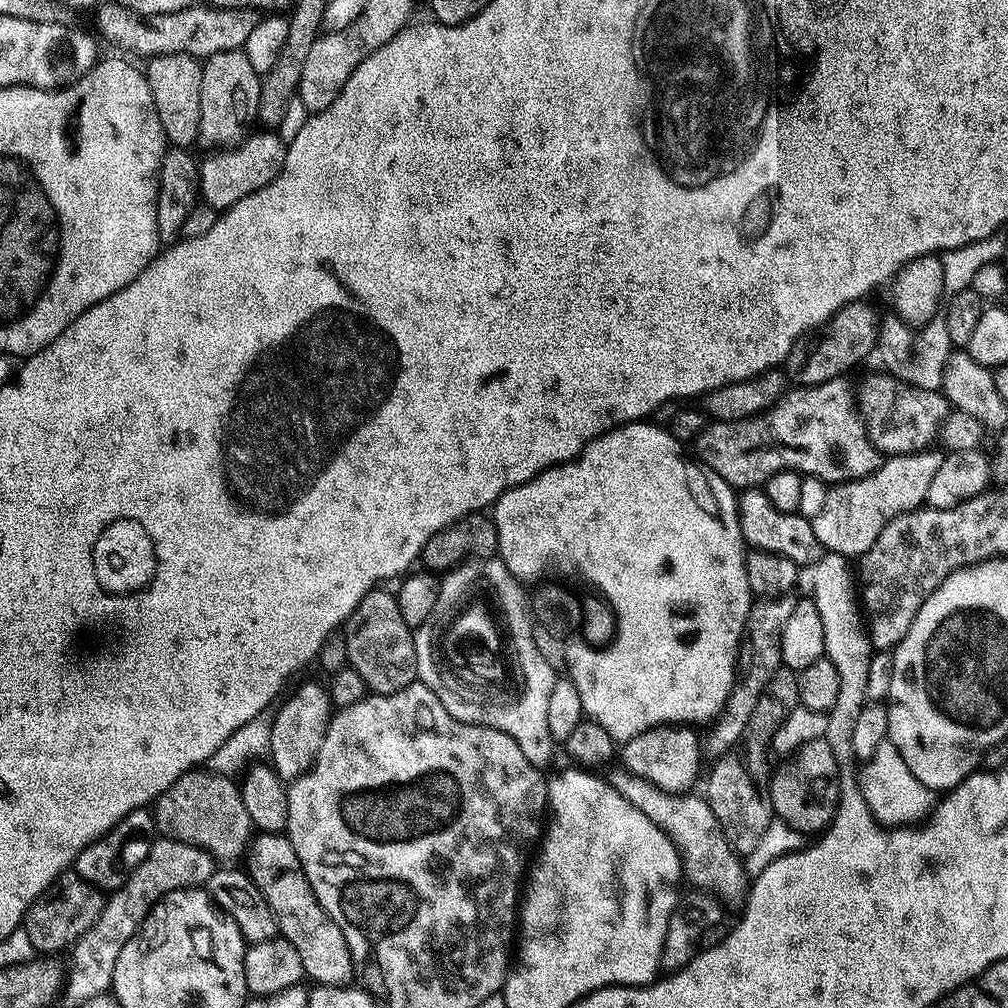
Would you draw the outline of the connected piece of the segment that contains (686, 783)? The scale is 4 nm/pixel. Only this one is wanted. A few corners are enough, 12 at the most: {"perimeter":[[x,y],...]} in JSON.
{"perimeter":[[692,726],[623,741],[627,772],[673,794],[701,779]]}

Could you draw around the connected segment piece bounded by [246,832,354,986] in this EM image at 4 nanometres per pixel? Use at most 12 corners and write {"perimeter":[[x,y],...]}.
{"perimeter":[[257,835],[248,877],[305,977],[351,985],[354,965],[287,835]]}

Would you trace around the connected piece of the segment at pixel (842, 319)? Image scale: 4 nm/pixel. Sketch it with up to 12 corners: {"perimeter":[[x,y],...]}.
{"perimeter":[[842,306],[794,342],[793,385],[847,377],[878,344],[880,316]]}

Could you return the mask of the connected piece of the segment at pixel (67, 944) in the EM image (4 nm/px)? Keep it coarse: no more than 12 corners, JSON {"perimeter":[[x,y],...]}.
{"perimeter":[[74,870],[57,876],[22,927],[60,954],[98,922],[105,893]]}

